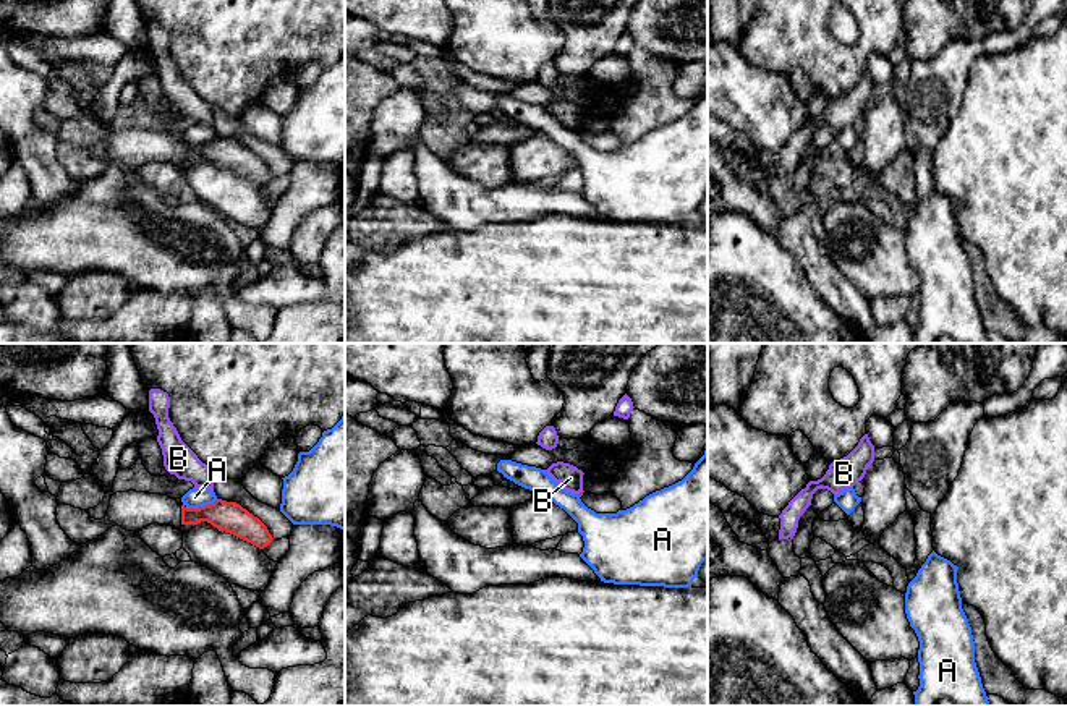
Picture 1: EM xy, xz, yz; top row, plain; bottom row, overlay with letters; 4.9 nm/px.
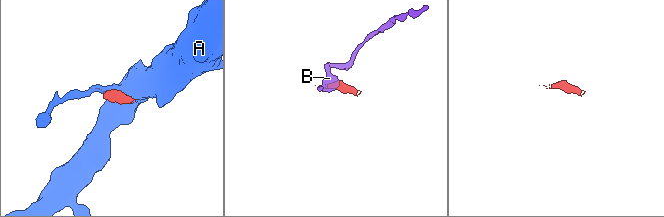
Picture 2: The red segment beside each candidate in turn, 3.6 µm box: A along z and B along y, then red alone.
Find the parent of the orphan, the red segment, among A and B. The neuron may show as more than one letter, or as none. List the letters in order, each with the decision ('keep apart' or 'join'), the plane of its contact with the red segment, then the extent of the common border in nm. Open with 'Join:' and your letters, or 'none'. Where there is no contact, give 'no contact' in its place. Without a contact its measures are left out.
Join: none
A: keep apart; meets red in xy; contact 170 nm long
B: keep apart; meets red in xz; contact 40 nm long

